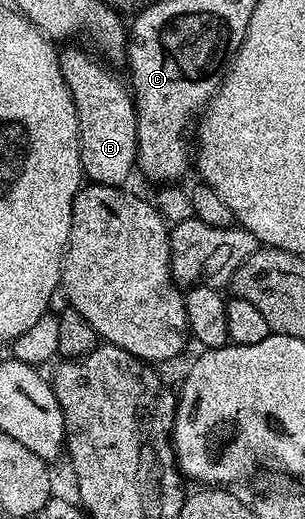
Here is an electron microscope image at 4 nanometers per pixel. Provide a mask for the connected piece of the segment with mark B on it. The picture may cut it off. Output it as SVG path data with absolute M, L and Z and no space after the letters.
M73 46L62 49L57 59L79 116L82 175L98 186L128 183L129 173L137 166L137 107L130 87Z

